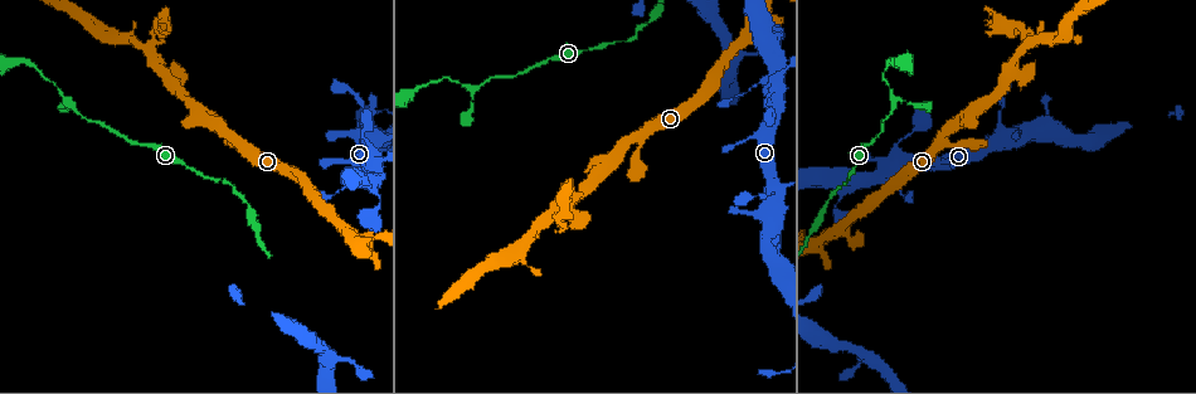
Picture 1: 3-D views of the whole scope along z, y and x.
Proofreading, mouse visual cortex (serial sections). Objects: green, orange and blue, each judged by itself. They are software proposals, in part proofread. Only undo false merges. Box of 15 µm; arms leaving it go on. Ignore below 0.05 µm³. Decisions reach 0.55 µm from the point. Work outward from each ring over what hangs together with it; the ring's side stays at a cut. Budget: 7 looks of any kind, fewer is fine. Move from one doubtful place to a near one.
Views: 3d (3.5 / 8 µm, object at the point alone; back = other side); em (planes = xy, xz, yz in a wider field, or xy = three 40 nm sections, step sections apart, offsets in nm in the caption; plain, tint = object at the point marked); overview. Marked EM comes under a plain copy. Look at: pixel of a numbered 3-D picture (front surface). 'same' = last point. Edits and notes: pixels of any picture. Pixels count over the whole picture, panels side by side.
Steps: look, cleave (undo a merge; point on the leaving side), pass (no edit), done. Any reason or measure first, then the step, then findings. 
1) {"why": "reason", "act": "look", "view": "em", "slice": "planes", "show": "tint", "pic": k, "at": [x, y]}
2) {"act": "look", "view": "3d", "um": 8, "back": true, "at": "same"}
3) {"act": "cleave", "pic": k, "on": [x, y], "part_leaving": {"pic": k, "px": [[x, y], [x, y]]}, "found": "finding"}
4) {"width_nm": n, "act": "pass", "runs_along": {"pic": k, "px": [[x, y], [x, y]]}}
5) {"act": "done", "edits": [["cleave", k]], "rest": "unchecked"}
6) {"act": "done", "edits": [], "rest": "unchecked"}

{"why": "a narrow waist", "act": "look", "view": "3d", "um": 3.5, "pic": 1, "at": [772, 196]}

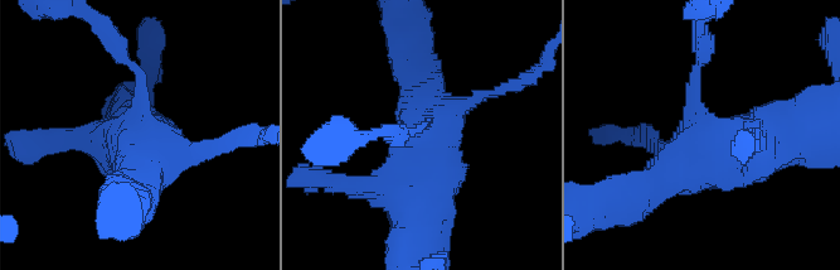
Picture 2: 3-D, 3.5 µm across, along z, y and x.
{"why": "shape alone is not enough", "act": "look", "view": "em", "slice": "xy", "step": 5, "show": "tint", "pic": 2, "at": [424, 131]}

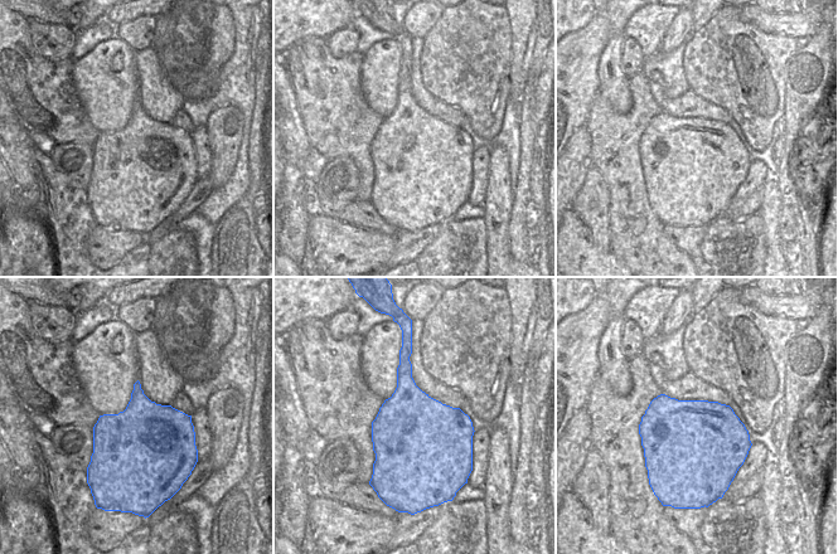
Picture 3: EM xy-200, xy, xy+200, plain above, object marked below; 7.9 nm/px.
{"act": "pass", "runs_along": {"pic": 2, "px": [[639, 199], [777, 123]]}, "found": "continuous, no second cell"}

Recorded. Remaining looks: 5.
{"why": "sharp bend", "act": "look", "view": "3d", "um": 8, "back": true, "pic": 1, "at": [374, 213]}

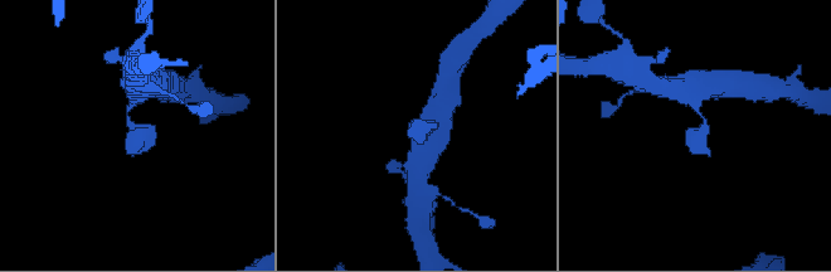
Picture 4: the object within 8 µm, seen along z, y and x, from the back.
{"why": "zoom in", "act": "look", "view": "3d", "um": 3.5, "back": true, "pic": 4, "at": [701, 128]}

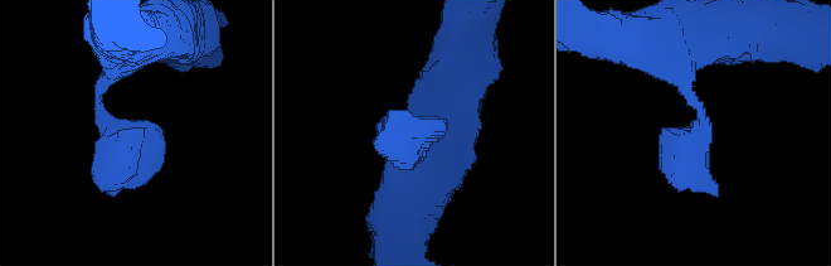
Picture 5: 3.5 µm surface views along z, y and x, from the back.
{"why": "shape alone is not enough", "act": "look", "view": "em", "slice": "xy", "step": 3, "show": "tint", "pic": 5, "at": [702, 126]}

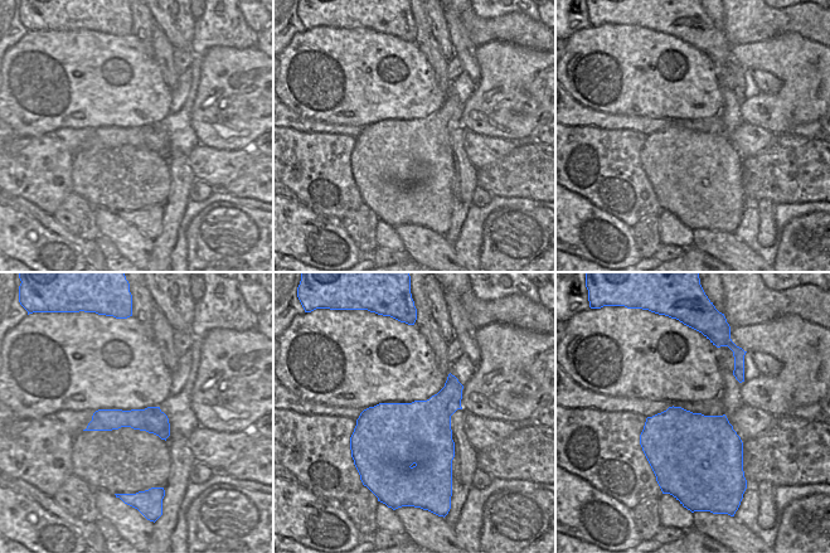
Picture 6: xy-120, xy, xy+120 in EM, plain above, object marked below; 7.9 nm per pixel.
{"act": "pass", "found": "continuous, no second cell"}

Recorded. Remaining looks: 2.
{"why": "narrows sharply", "act": "look", "view": "3d", "um": 3.5, "pic": 1, "at": [469, 87]}

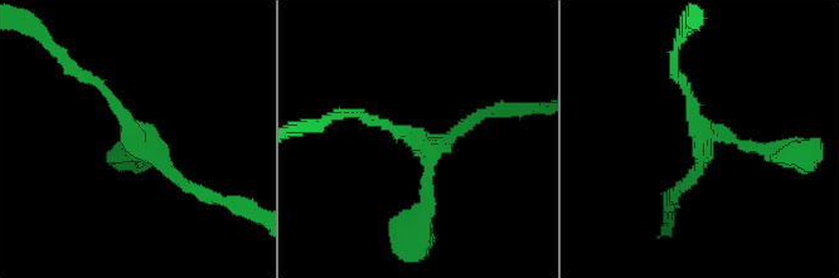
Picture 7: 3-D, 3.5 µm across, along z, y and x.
{"act": "look", "view": "em", "slice": "xy", "step": 5, "show": "tint", "pic": 7, "at": [430, 144]}

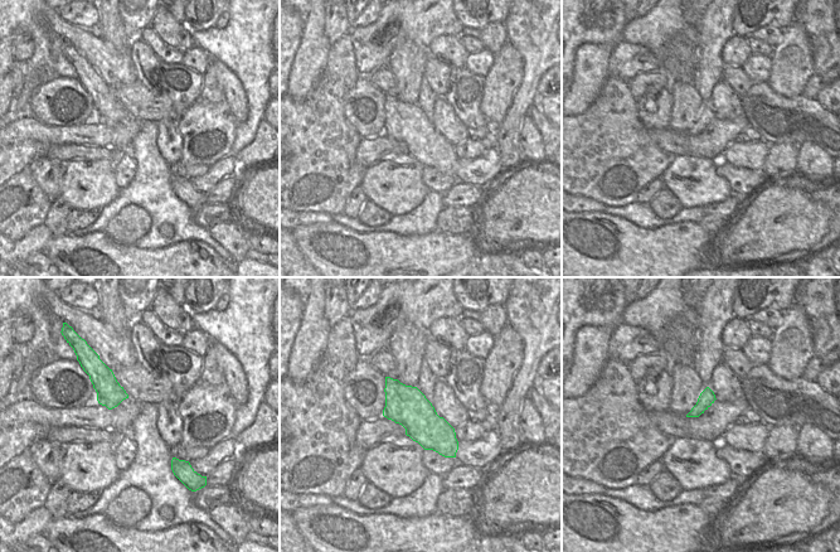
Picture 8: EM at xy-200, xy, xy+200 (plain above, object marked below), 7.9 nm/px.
{"width_nm": 320, "act": "pass", "runs_along": {"pic": 7, "px": [[207, 195], [153, 157], [95, 83]]}, "found": "all the same cell"}

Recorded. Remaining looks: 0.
{"act": "done", "edits": [], "rest": "unchecked"}

